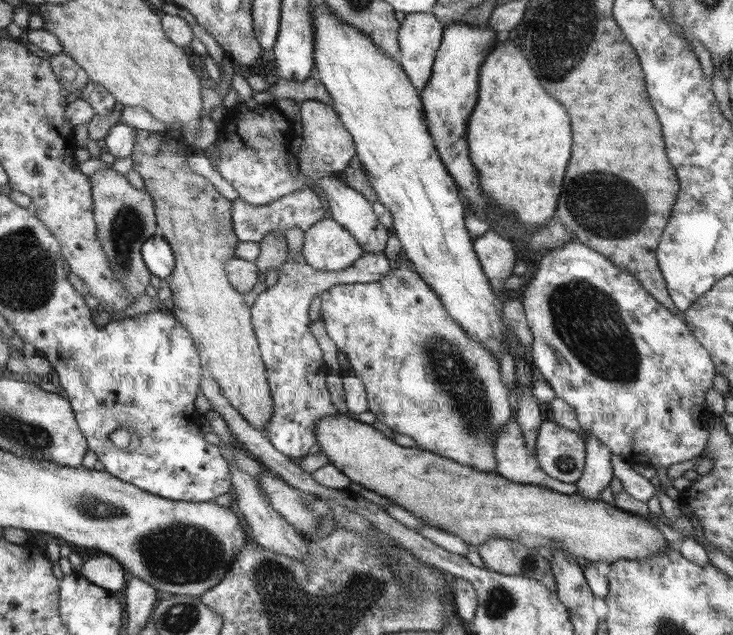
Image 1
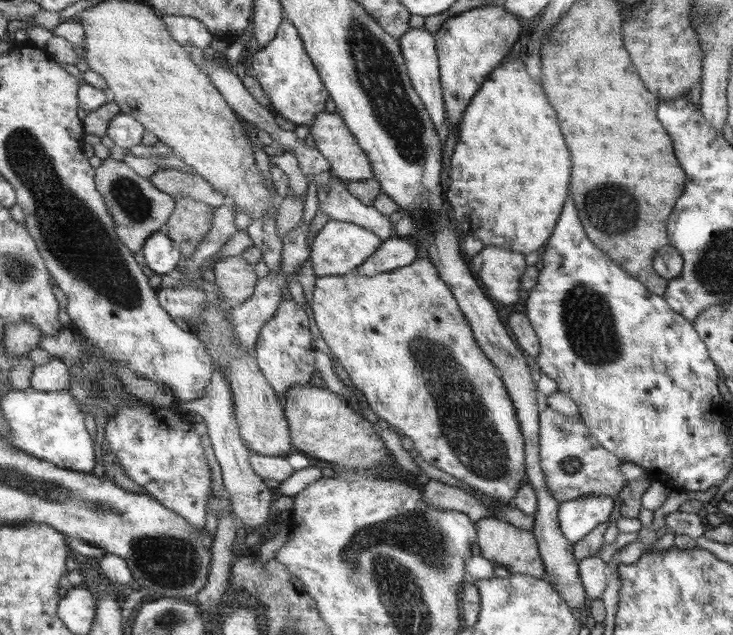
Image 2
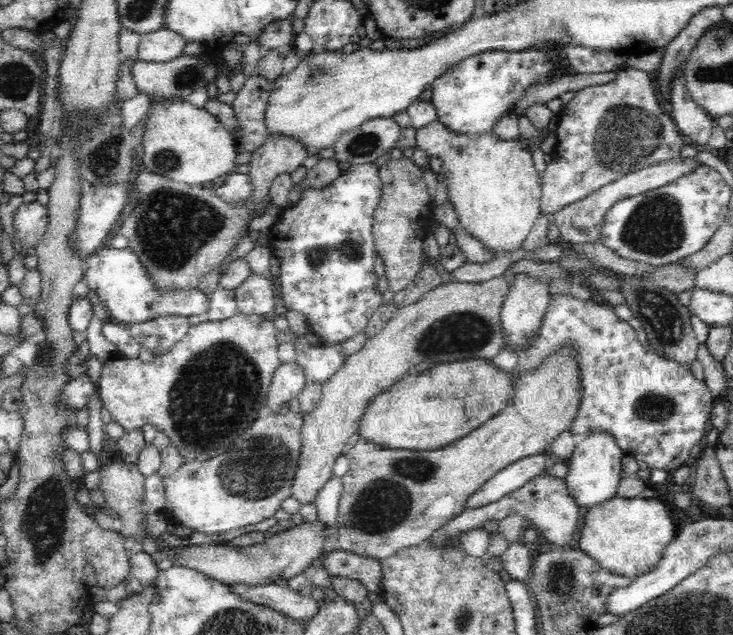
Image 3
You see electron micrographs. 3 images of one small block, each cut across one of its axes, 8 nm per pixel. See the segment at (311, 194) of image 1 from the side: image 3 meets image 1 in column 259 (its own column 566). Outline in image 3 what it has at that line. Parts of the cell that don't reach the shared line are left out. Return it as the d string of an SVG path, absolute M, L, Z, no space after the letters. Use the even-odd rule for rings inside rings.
M676 156L676 158L670 158L670 160L666 160L666 162L652 164L652 166L640 168L640 170L636 170L636 172L630 172L623 178L604 185L602 188L592 192L589 196L586 196L586 198L574 202L568 207L558 210L557 214L554 214L553 222L561 234L561 240L578 244L598 242L601 234L600 224L602 224L608 210L610 210L616 202L624 198L642 194L643 191L654 191L657 188L666 186L666 184L678 181L682 177L692 175L700 166L701 163L696 157L681 158L680 156Z

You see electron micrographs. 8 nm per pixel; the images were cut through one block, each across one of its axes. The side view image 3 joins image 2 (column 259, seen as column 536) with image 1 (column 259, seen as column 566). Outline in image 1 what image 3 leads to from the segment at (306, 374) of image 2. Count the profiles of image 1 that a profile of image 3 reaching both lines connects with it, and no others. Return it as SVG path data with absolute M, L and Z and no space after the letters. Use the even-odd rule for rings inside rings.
M365 252L350 269L339 272L322 272L306 264L302 254L288 255L287 261L280 267L278 282L261 292L254 304L254 324L258 326L258 342L262 342L261 357L266 358L266 366L270 366L270 390L273 395L274 414L265 426L265 437L278 452L284 456L307 456L310 448L316 444L315 424L326 417L336 414L336 406L330 400L330 392L326 388L326 366L322 360L322 350L318 348L316 338L308 330L308 308L310 302L325 290L336 285L369 284L378 282L390 273L389 258L383 252Z

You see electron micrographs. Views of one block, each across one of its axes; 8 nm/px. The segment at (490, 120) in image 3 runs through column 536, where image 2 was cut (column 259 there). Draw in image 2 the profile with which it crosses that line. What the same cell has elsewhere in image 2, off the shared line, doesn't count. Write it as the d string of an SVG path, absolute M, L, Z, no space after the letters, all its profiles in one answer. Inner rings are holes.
M288 19L277 30L277 36L253 55L252 66L256 80L260 82L270 99L270 106L276 115L291 120L296 126L310 126L320 114L326 112L329 91L318 76L318 69L305 50L300 31Z

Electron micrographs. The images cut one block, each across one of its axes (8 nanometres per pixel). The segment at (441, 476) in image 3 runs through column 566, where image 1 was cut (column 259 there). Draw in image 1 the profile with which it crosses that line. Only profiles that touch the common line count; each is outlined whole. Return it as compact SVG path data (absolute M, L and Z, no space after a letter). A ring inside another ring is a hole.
M136 129L136 144L134 144L134 152L131 154L132 161L134 161L134 166L132 166L131 171L135 171L144 179L144 189L152 196L152 201L154 201L155 210L155 219L158 223L158 226L163 232L161 234L162 238L166 239L166 242L170 243L170 246L173 247L173 253L177 255L177 269L173 271L171 278L168 278L167 283L172 292L173 300L173 310L170 311L174 318L177 318L178 322L181 322L181 325L186 327L186 330L189 330L189 333L194 337L194 342L197 343L197 349L202 357L202 364L206 367L206 370L211 374L214 380L220 384L221 393L226 395L226 398L232 403L238 411L241 412L242 418L246 419L254 428L264 431L267 426L266 423L269 423L270 418L273 417L274 408L273 408L273 395L270 390L266 376L266 365L261 357L261 350L259 347L258 339L256 338L253 324L251 321L251 310L248 304L244 301L244 295L241 291L238 291L230 282L228 275L225 271L225 263L231 258L234 258L234 248L237 248L238 237L234 230L233 222L233 202L230 202L228 198L224 198L212 184L208 181L208 178L196 174L192 171L192 168L188 166L186 161L186 155L188 154L188 148L185 148L185 152L170 152L170 148L166 146L165 134L160 132L148 132L146 130Z

